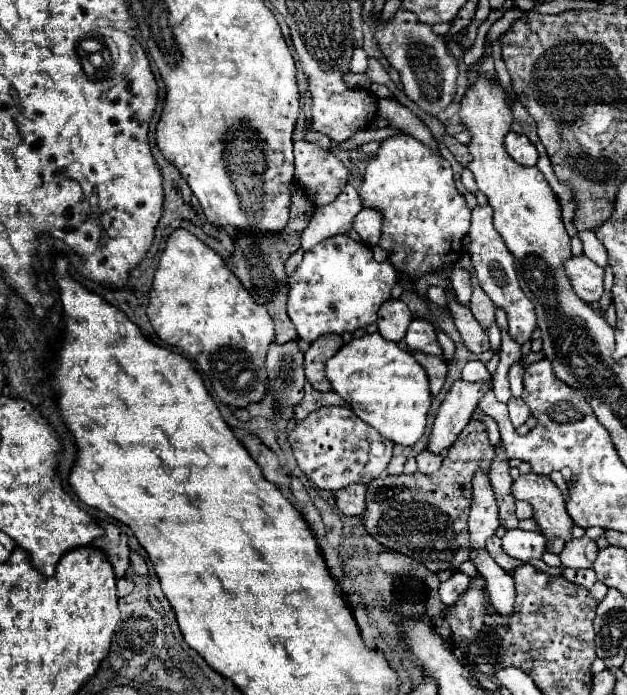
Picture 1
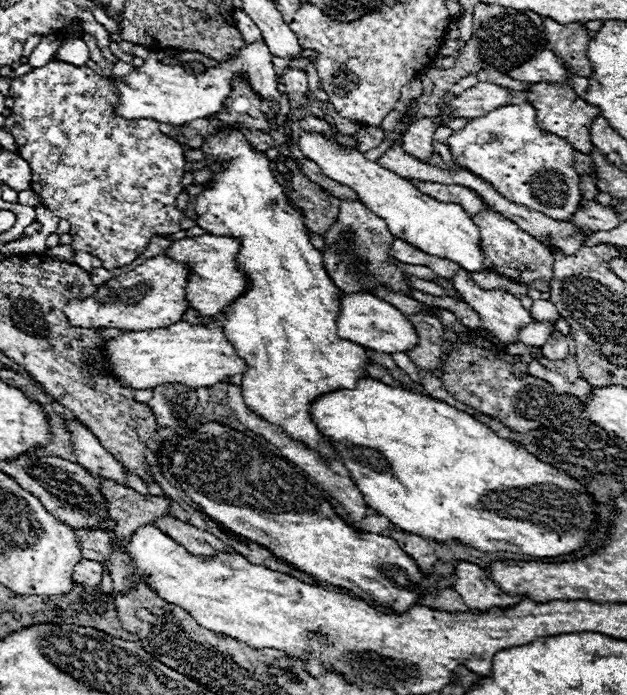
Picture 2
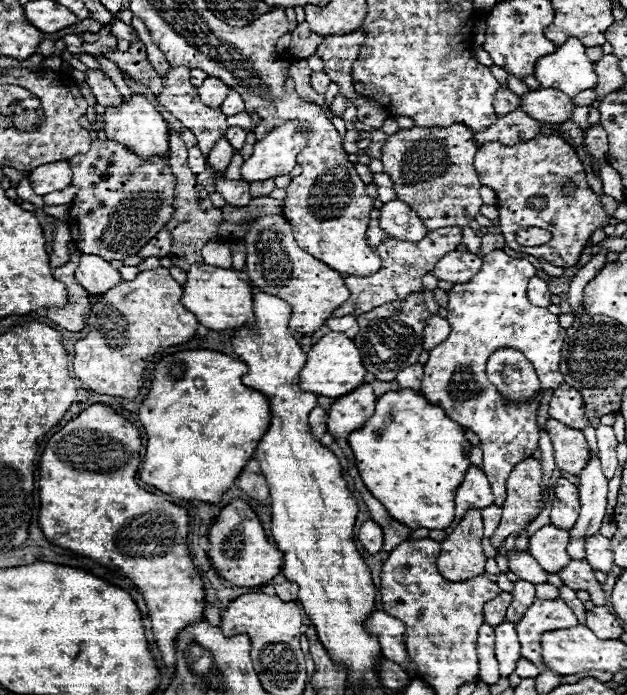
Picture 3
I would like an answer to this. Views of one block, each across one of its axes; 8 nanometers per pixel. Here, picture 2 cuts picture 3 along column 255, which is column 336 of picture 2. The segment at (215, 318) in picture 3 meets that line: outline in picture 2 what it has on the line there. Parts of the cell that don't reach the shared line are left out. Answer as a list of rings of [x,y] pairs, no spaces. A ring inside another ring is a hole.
[[[340,292],[340,314],[336,318],[338,322],[338,336],[348,338],[364,348],[372,348],[376,352],[406,352],[408,348],[416,346],[416,332],[408,320],[404,320],[402,312],[394,308],[392,304],[364,292],[356,294],[344,294]]]

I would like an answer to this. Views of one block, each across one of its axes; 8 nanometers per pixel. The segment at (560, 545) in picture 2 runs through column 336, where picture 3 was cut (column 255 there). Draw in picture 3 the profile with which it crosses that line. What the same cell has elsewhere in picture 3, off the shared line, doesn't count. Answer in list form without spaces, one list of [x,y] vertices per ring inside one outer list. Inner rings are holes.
[[[190,350],[164,356],[152,370],[152,388],[140,406],[138,418],[146,430],[148,446],[140,478],[182,500],[200,500],[218,504],[224,492],[236,482],[248,460],[254,458],[260,438],[270,426],[270,402],[258,390],[246,388],[242,376],[248,372],[244,362],[212,350]]]

